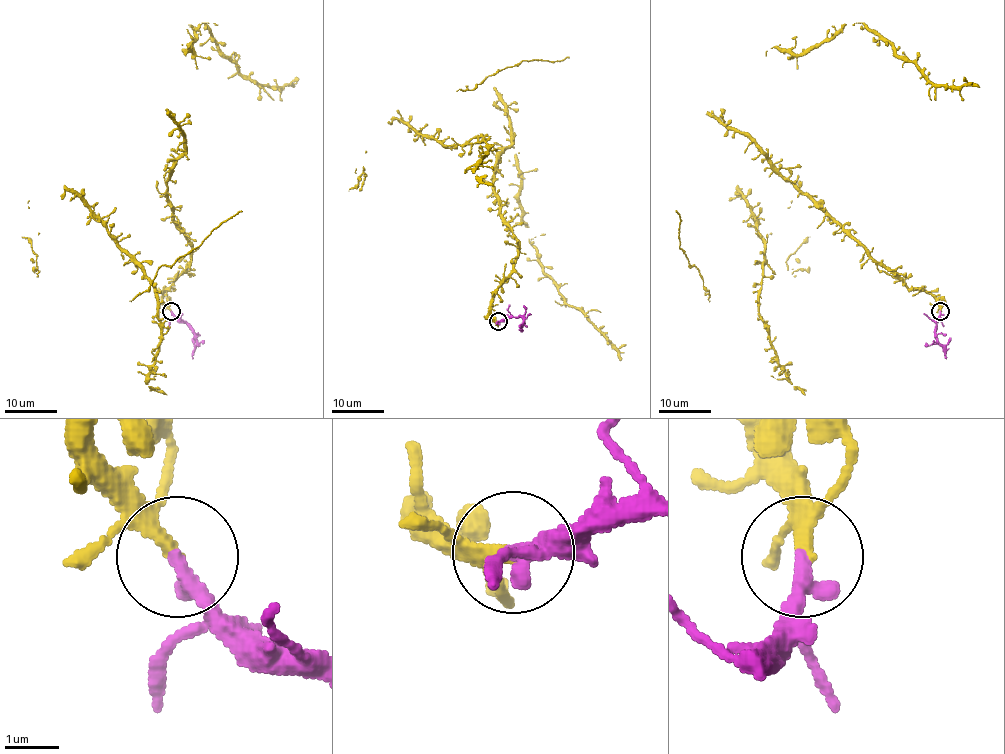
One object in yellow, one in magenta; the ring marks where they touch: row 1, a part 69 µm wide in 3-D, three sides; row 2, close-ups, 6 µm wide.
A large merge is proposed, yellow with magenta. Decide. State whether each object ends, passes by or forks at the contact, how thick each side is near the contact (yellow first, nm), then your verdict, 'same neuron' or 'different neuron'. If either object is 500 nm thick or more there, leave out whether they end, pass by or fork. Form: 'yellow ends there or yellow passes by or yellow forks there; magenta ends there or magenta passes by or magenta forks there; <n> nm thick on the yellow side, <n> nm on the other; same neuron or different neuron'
yellow passes by; magenta ends there; 200 nm thick on the yellow side, 360 nm on the other; same neuron

